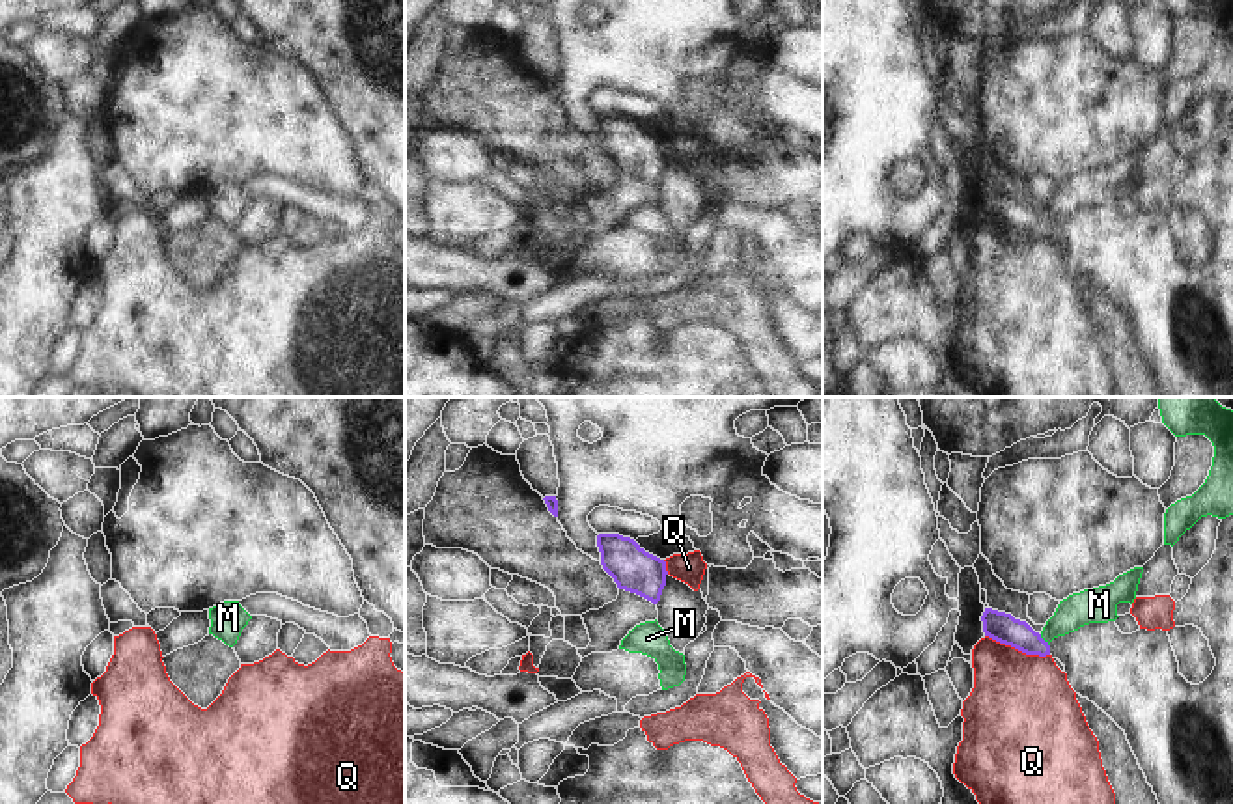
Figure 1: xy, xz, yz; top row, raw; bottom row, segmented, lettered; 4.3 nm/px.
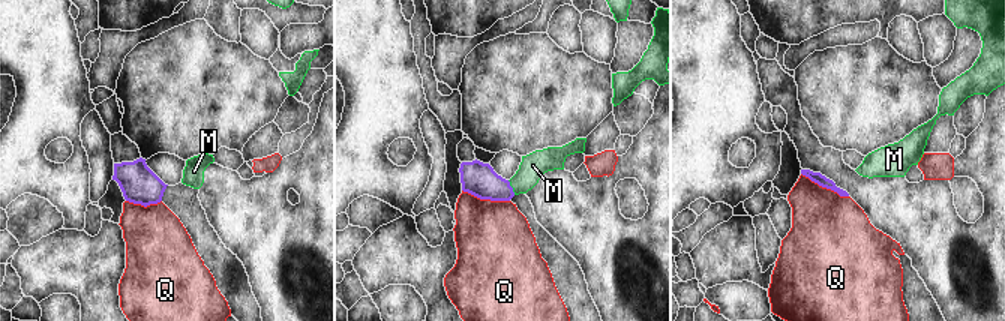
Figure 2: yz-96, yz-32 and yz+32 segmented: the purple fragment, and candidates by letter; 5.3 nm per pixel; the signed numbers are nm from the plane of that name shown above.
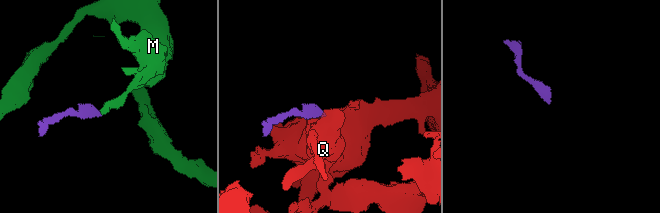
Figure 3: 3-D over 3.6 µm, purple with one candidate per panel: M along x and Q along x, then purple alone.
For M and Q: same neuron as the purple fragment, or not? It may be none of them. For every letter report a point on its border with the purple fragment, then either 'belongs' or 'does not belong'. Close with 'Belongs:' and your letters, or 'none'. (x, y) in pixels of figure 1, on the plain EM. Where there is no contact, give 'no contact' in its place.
M: contact yz (1043, 222); belongs
Q: contact yz (1017, 230); does not belong
Belongs: M

